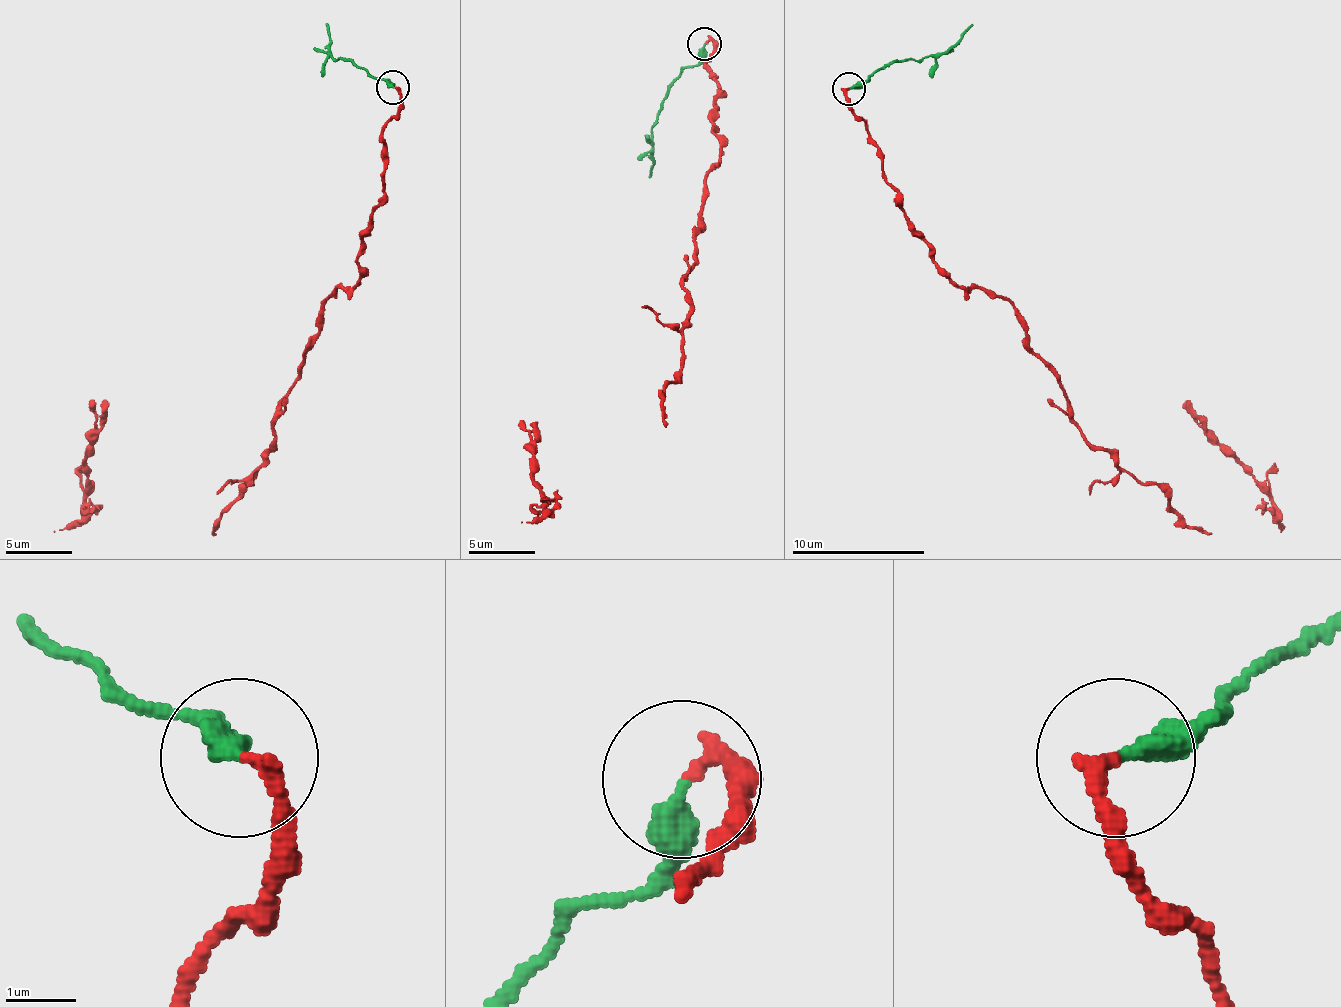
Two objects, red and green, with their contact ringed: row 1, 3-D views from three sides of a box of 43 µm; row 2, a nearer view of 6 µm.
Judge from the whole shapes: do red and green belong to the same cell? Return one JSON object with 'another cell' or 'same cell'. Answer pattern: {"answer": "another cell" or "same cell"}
{"answer": "another cell"}

